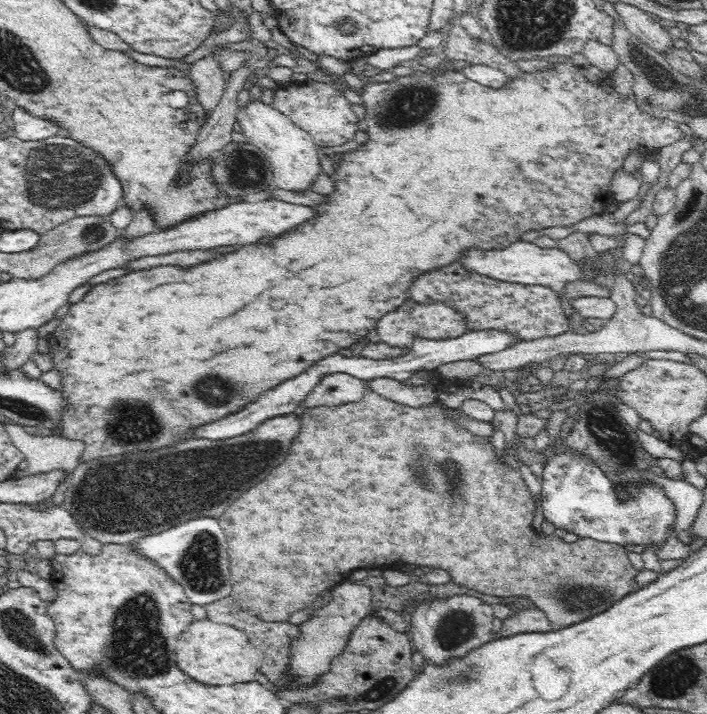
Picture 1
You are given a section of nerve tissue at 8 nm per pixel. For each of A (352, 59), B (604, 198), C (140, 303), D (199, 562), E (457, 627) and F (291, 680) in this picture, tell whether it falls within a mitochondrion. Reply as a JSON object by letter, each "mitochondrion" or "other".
{"A":"other","B":"other","C":"other","D":"mitochondrion","E":"mitochondrion","F":"other"}

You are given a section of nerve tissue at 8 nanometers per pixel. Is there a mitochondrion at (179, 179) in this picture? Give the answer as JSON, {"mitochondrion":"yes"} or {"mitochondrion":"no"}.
{"mitochondrion":"no"}

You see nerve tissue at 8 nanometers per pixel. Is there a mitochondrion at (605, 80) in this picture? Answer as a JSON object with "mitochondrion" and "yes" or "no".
{"mitochondrion":"no"}

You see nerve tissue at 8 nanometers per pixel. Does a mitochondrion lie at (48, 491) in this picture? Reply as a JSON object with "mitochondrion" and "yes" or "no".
{"mitochondrion":"no"}

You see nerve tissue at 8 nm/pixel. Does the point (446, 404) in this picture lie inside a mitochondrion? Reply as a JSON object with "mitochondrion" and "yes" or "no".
{"mitochondrion":"no"}

